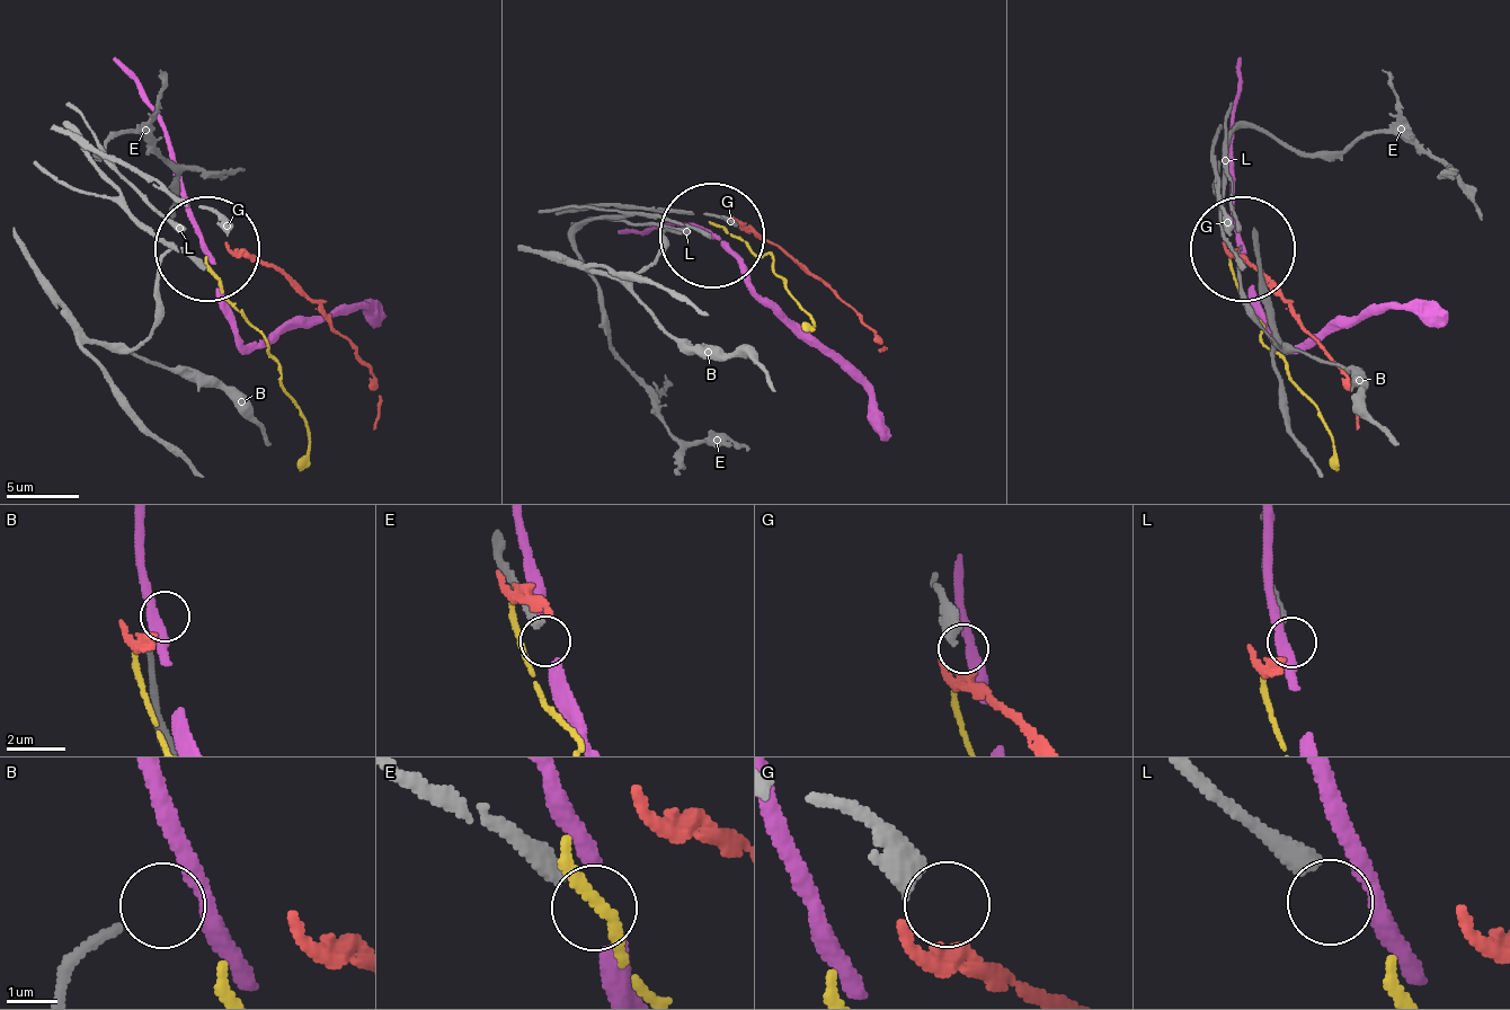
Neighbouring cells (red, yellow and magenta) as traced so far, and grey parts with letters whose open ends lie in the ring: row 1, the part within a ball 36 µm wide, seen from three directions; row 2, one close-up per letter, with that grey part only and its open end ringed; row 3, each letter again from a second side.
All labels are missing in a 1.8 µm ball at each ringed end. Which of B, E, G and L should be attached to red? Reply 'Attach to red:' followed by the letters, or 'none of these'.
Attach to red: none of these

